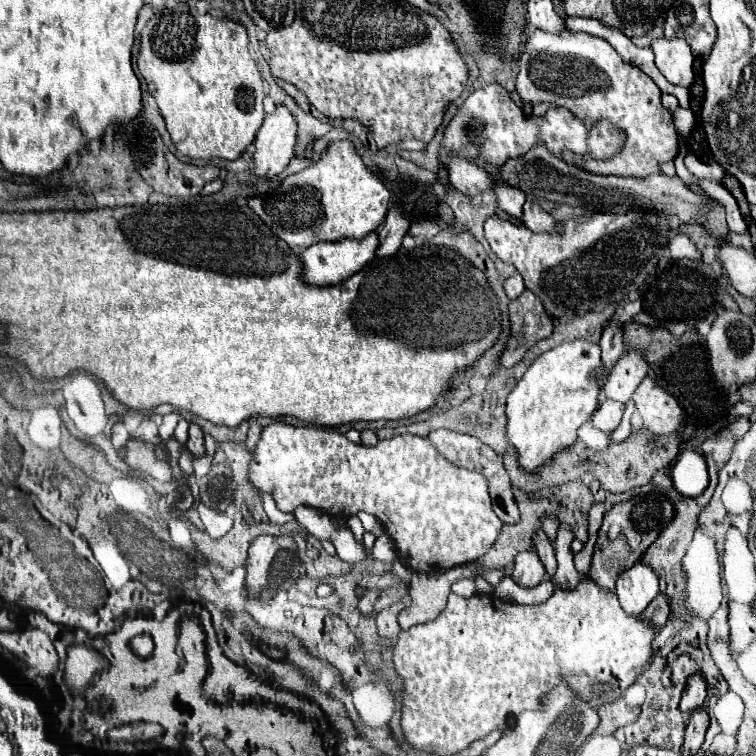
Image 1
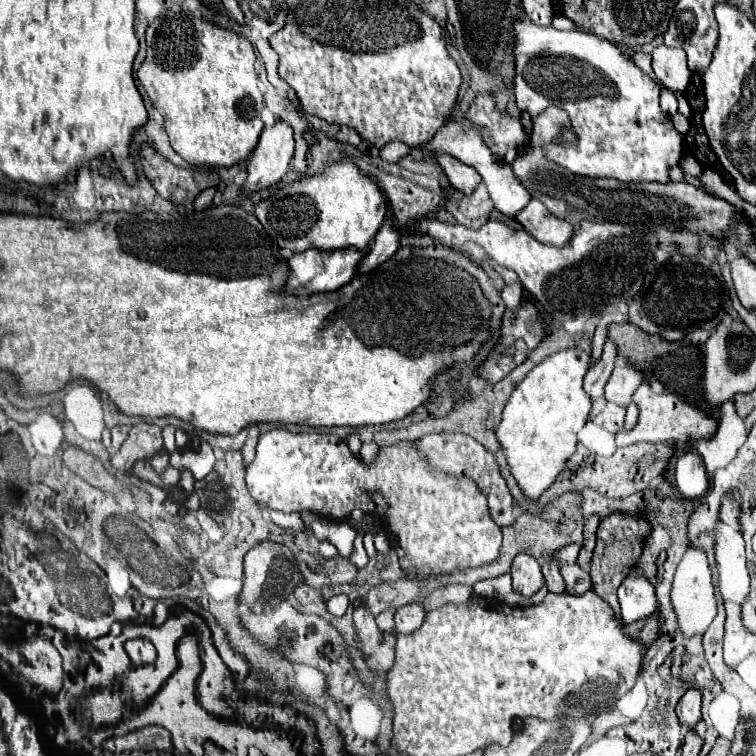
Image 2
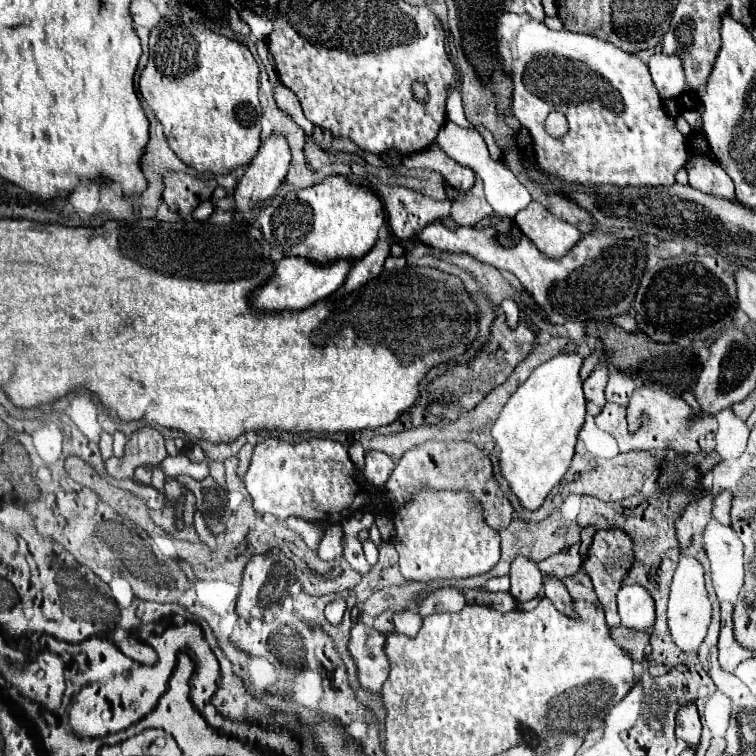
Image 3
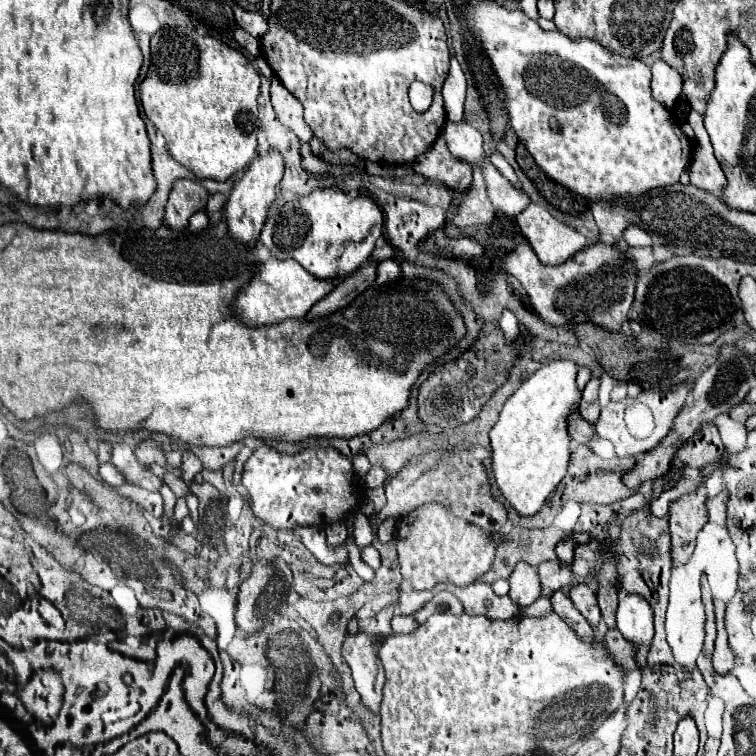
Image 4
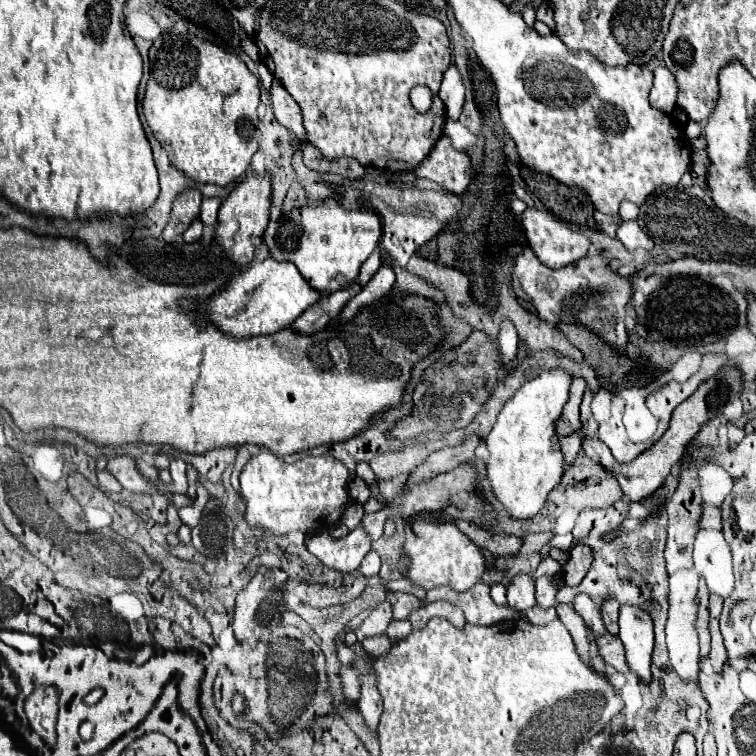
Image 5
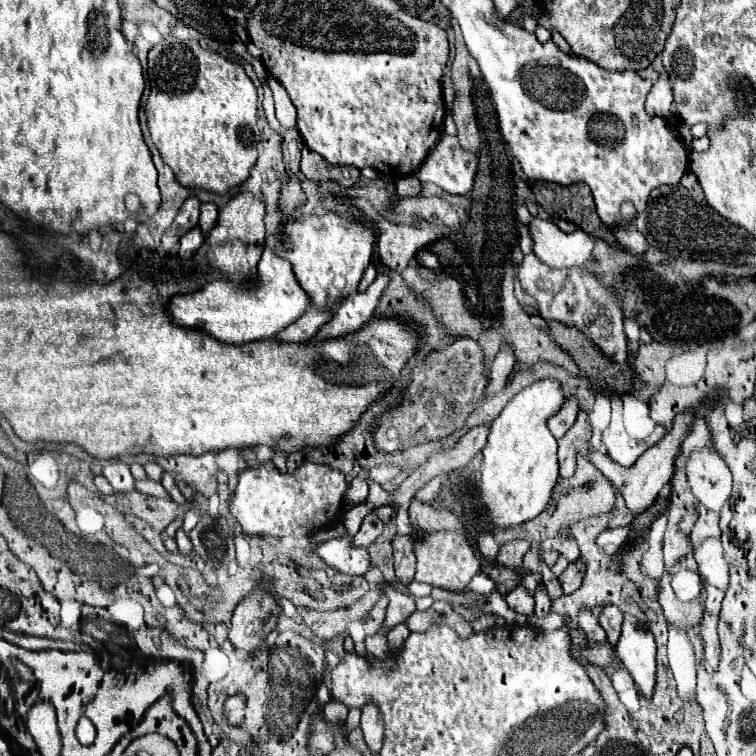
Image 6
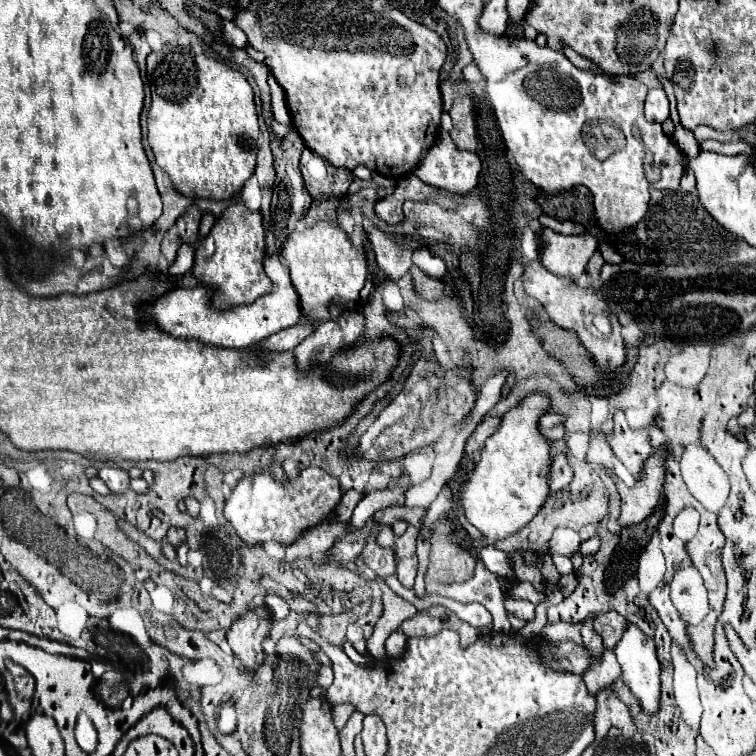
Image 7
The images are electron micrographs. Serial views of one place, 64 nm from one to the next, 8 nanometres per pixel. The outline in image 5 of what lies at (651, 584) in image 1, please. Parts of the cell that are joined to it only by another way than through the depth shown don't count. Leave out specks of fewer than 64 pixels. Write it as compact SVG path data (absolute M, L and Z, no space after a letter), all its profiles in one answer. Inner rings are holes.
M622 604L618 626L618 636L624 642L630 670L634 670L642 682L650 682L650 660L654 648L654 630L650 614L638 606Z

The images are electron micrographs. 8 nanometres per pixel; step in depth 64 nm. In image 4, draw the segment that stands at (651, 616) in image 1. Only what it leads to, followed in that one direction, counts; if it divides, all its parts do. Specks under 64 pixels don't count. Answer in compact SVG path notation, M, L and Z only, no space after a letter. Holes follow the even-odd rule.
M614 628L614 630L608 630L606 636L604 636L604 642L606 642L608 652L612 652L614 660L616 660L618 664L624 664L624 668L626 668L628 672L632 672L632 670L638 668L636 648L632 646L632 642L628 642L628 640L620 634L620 630L616 630L616 628Z

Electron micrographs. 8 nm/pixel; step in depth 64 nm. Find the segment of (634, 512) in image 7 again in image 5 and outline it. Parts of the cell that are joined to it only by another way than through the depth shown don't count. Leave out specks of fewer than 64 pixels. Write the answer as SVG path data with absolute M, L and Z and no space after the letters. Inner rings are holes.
M726 364L716 376L704 380L704 382L696 388L696 392L674 410L672 420L670 420L670 428L664 432L664 436L662 436L656 444L652 444L648 450L644 450L636 460L632 460L632 462L628 462L628 464L616 462L614 456L610 454L608 446L606 446L604 442L600 442L598 438L594 438L594 436L592 436L592 438L590 438L590 436L588 436L588 438L582 438L582 444L584 444L582 450L584 450L592 460L600 462L602 466L606 466L606 468L616 476L622 492L628 496L628 500L640 502L642 498L650 496L654 490L658 490L658 488L662 486L662 482L664 482L664 480L668 478L668 474L670 474L670 468L684 456L690 440L698 434L700 426L702 426L704 422L708 422L710 418L714 418L718 412L722 412L722 408L724 408L730 400L738 398L742 392L744 392L742 372L740 372L734 364Z

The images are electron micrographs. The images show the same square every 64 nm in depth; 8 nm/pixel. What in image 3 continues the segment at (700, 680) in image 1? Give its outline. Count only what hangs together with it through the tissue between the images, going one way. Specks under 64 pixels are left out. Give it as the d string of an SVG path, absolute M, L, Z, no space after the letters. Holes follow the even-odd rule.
M694 702L684 704L676 716L676 736L682 738L688 746L698 746L700 730L702 730L702 724L700 724L696 704Z

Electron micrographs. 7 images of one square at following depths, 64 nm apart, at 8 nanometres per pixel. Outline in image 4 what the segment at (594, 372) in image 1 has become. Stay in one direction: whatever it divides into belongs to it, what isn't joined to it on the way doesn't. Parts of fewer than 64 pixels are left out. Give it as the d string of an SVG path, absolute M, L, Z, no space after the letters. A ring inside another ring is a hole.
M552 360L538 368L506 400L498 422L490 430L494 478L504 498L522 516L536 514L548 494L566 476L570 462L568 418L578 412L580 390L576 386L578 366L572 360Z

